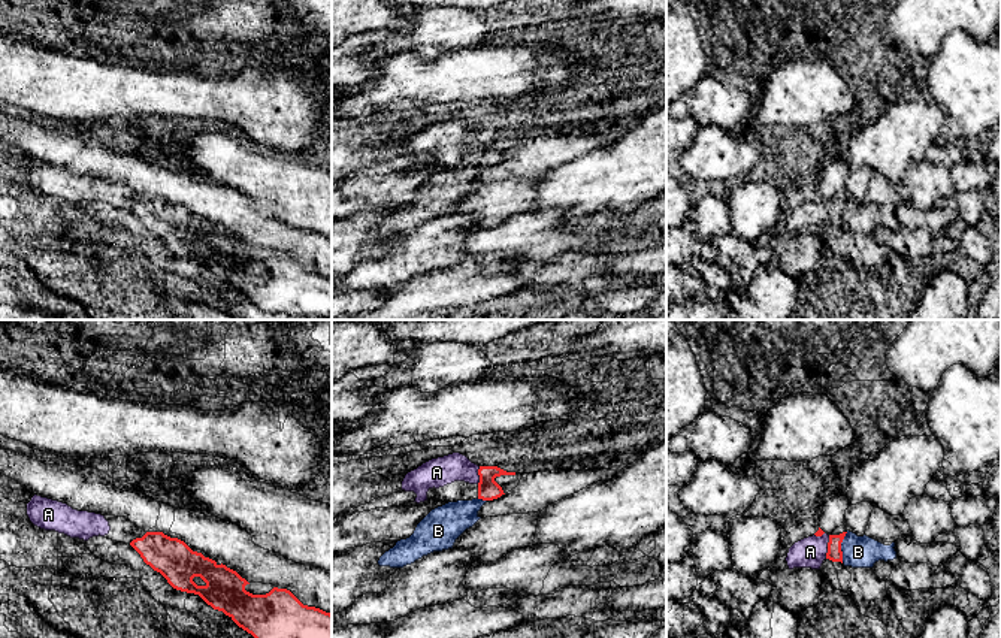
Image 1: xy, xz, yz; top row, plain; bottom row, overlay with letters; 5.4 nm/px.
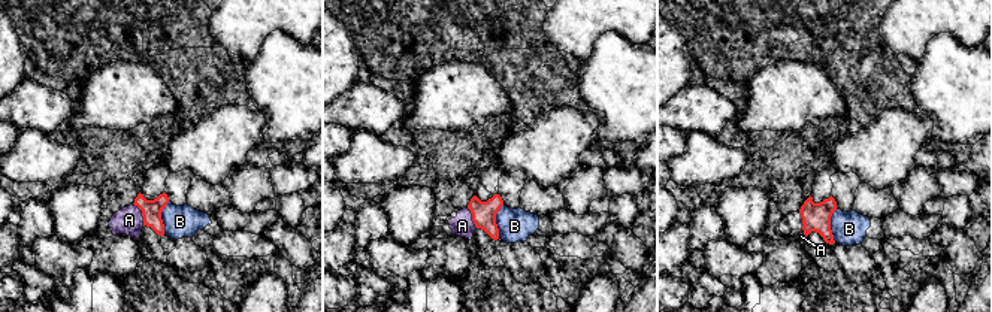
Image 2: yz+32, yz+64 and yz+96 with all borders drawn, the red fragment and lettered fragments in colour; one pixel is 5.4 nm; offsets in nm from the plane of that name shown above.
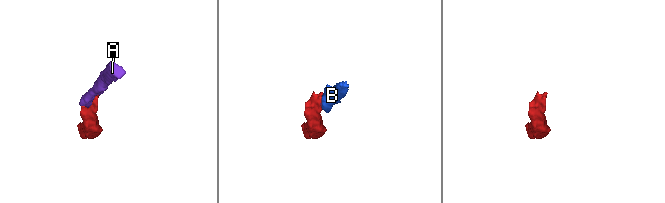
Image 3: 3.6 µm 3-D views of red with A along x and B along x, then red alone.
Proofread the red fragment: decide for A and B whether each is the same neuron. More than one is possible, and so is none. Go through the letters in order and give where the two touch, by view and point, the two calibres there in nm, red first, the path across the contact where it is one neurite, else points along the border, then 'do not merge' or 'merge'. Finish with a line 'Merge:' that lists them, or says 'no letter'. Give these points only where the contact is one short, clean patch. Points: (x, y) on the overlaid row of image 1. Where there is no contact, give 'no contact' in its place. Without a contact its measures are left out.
A: meets red in yz at (828, 547); 80 nm thick on the red side, 160 nm on the other; runs through yz (834, 553), (828, 547), (817, 547), (810, 552); merge
B: meets red in yz at (840, 547); 80 nm thick on the red side, 180 nm on the other; border along yz (847, 532), (841, 543), (841, 562); do not merge
Merge: A

